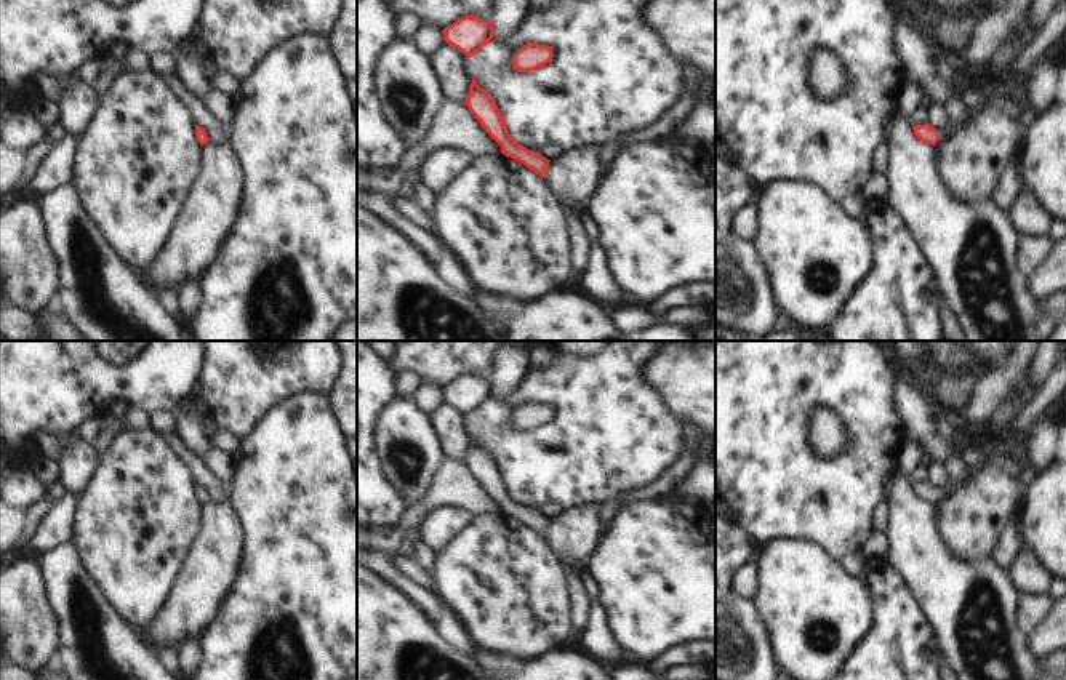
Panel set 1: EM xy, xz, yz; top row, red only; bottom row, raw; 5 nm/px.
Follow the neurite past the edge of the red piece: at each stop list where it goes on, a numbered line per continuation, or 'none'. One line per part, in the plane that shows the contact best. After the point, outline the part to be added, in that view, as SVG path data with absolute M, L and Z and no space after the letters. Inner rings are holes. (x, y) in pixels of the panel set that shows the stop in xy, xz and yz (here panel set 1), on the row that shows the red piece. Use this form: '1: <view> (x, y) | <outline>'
1: yz (961, 119) | M959 99L948 101L944 109L951 118L951 130L938 131L940 139L935 144L935 147L940 147L946 142L949 142L956 134L965 131L972 123L972 115L970 115L968 109Z

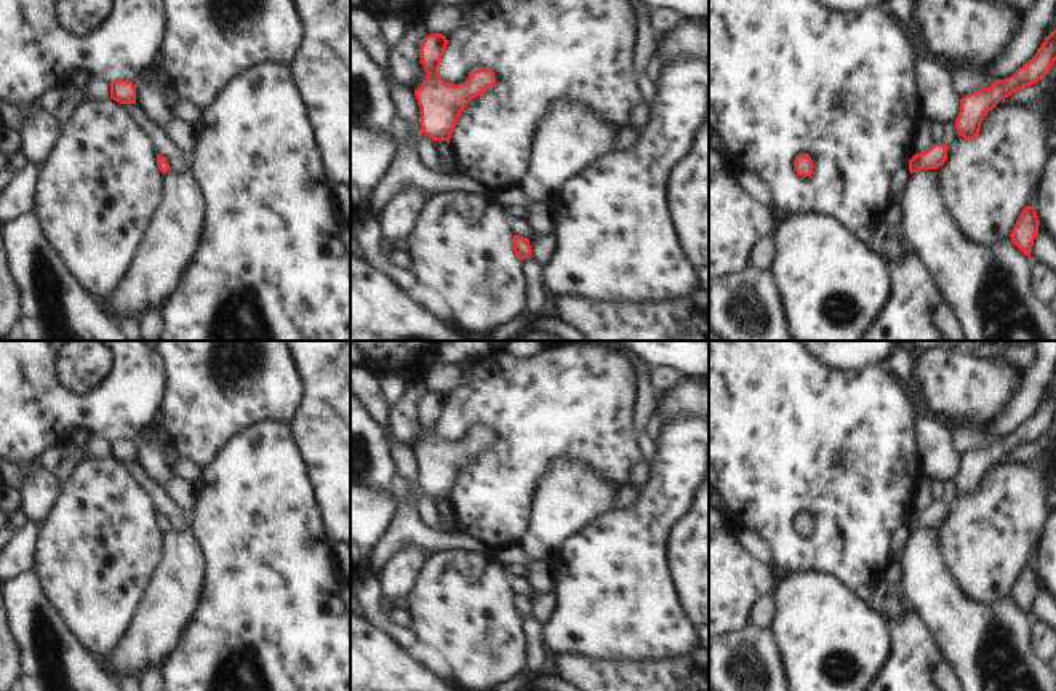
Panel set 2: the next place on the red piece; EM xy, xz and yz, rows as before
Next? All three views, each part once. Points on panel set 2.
none

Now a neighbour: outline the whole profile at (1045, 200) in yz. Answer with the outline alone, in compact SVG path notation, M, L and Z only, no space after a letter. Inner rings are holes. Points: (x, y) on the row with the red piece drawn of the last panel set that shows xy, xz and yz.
M1056 150L1048 155L1048 165L1034 206L1040 224L1056 240Z

